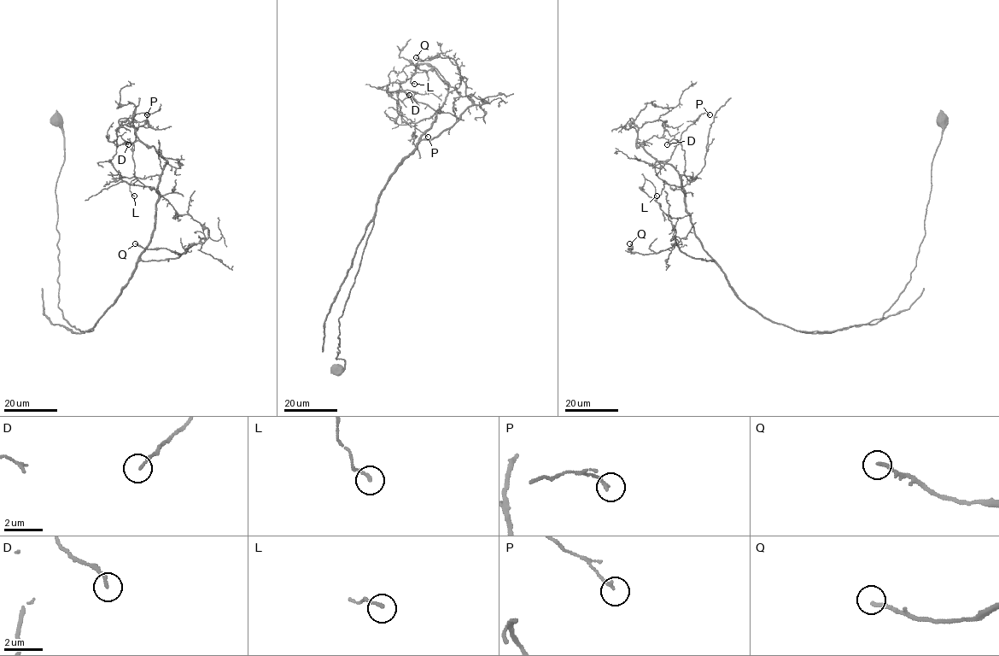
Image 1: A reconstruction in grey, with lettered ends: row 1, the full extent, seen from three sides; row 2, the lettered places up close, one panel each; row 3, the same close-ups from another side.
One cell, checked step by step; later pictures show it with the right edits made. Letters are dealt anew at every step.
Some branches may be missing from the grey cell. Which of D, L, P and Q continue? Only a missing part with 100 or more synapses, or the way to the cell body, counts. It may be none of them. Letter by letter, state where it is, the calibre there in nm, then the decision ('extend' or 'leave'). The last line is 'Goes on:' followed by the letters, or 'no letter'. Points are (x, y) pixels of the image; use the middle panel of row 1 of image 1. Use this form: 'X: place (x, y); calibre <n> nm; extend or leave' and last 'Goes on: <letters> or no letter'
D: place (409, 95); calibre 140 nm; leave
L: place (414, 84); calibre 150 nm; leave
P: place (428, 137); calibre 160 nm; leave
Q: place (416, 57); calibre 190 nm; leave
Goes on: no letter

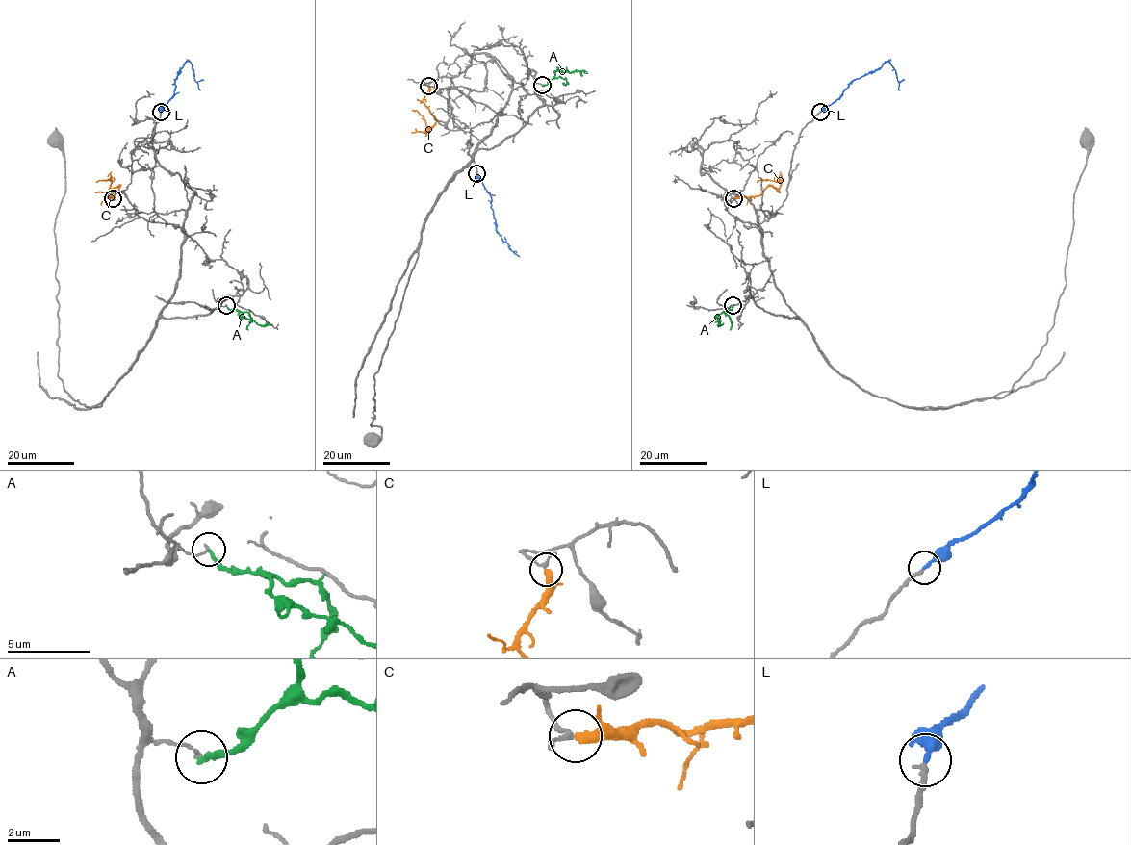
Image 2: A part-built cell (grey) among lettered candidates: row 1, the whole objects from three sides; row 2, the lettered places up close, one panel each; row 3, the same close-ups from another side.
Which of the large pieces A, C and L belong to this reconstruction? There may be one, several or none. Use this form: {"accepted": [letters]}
{"accepted": ["L"]}

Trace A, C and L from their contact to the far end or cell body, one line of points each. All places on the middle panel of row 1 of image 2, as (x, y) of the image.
A: (543, 86), (556, 70), (582, 70), (587, 73)
C: (428, 86), (424, 104), (436, 121), (426, 133), (424, 118), (412, 110)
L: (476, 172), (490, 194), (496, 231), (510, 250), (517, 252)

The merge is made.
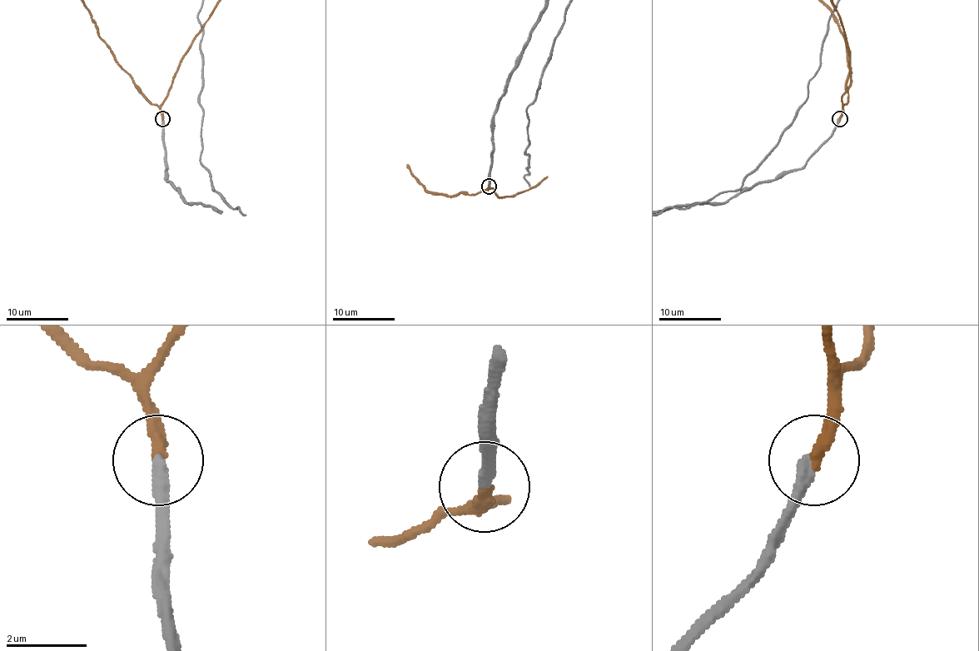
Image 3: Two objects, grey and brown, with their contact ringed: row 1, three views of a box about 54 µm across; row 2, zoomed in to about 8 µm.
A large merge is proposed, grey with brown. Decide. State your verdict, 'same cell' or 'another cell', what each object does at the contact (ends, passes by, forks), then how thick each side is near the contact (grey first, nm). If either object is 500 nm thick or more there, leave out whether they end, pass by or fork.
same cell; grey ends; brown ends; calibres 340 and 320 nm

